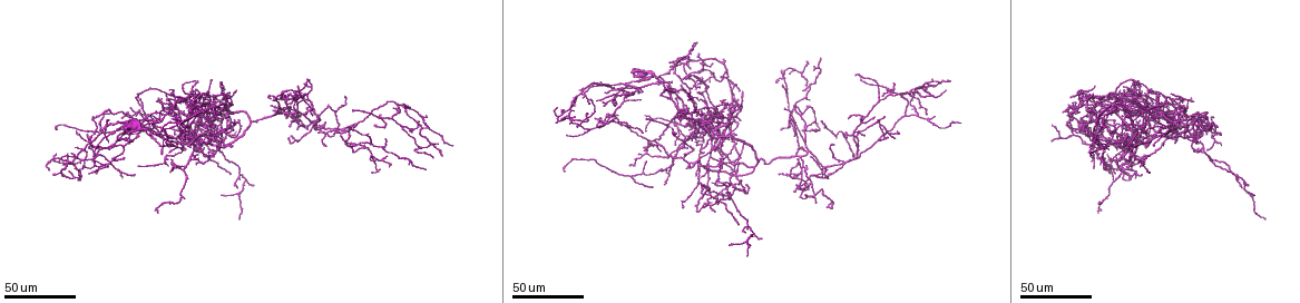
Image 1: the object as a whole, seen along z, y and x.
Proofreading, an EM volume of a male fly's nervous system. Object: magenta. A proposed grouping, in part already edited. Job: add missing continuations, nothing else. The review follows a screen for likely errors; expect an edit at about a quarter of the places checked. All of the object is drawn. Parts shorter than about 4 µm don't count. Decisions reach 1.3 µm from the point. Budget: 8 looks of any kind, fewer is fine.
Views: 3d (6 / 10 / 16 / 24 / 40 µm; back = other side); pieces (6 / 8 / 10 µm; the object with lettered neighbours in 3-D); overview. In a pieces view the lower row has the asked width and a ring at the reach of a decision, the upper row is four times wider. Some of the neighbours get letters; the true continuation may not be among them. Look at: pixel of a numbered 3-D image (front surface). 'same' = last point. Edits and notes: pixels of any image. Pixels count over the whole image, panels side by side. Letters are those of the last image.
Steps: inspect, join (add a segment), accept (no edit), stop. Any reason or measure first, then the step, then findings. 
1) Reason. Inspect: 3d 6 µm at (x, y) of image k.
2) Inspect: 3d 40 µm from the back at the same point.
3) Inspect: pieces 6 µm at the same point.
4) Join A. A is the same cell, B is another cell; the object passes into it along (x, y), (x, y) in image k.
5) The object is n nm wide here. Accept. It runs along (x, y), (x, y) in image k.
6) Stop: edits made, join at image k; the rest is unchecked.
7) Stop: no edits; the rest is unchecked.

Branch stops here. Inspect: 3d 24 µm at (1095, 156) of image 1.

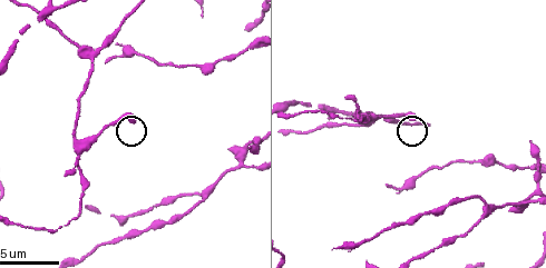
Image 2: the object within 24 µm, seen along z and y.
Inspect: pieces 6 µm at (415, 117) of image 2.

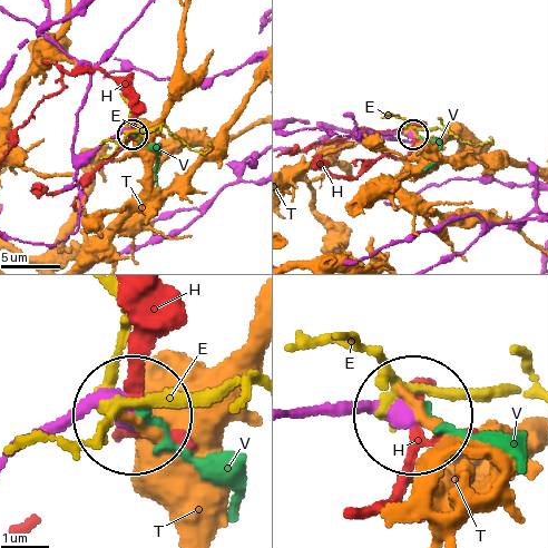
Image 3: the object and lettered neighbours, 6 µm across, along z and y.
Accept. E, H, T and V are other cells; it runs along (124, 35), (91, 72), (72, 148), (90, 154), (131, 135) in image 3; none of them fits.

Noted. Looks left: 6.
An open end. Inspect: 3d 24 µm at (703, 115) of image 1.

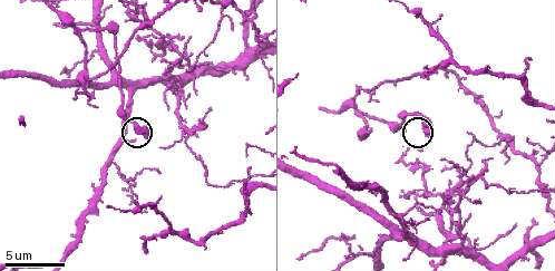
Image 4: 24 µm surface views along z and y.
See the neighbours. Inspect: pieces 10 µm at (431, 133) of image 4.

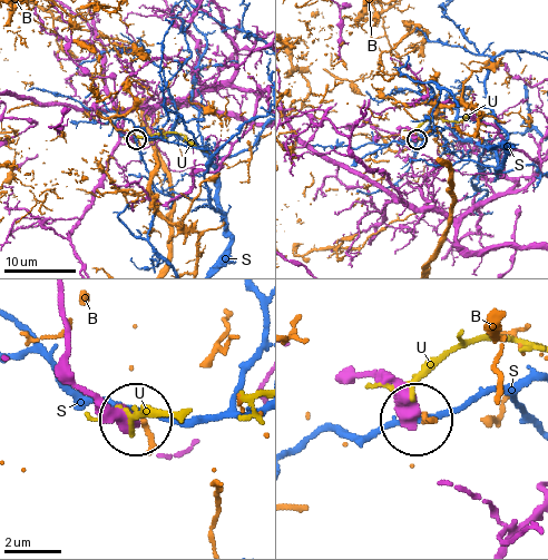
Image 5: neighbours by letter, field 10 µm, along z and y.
Accept. B, S and U are other cells; none of them fits.

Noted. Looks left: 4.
An open end. Inspect: 3d 24 µm at (784, 84) of image 1.

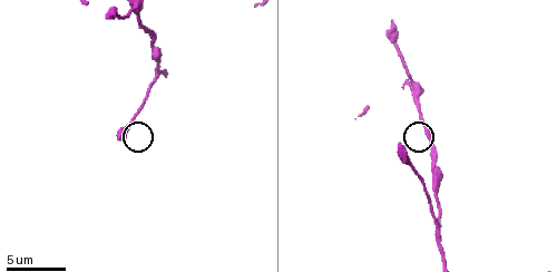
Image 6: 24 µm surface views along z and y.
See the neighbours. Inspect: pieces 8 µm at (399, 143) of image 6.

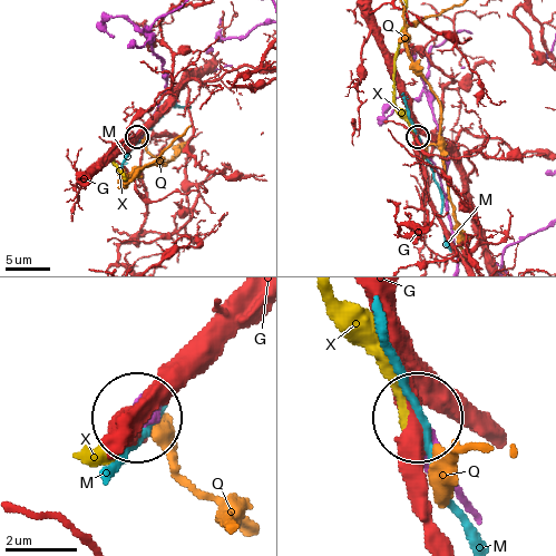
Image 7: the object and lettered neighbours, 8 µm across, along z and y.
Accept. G, M, Q and X are other cells; none of them fits.

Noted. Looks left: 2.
An open end. Inspect: 3d 24 µm at (807, 62) of image 1.

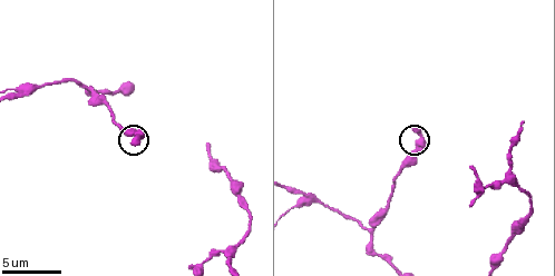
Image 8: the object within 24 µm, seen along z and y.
Inspect: pieces 10 µm at (416, 127) of image 8.

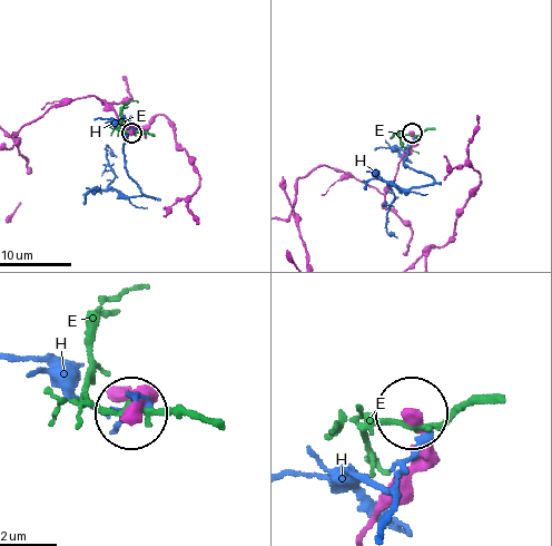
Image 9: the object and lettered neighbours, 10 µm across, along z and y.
Accept. E and H are other cells; it runs along (59, 106), (96, 96), (131, 130) in image 9; none of them fits.

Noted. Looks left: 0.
Stop: no edits; the rest is unchecked.

